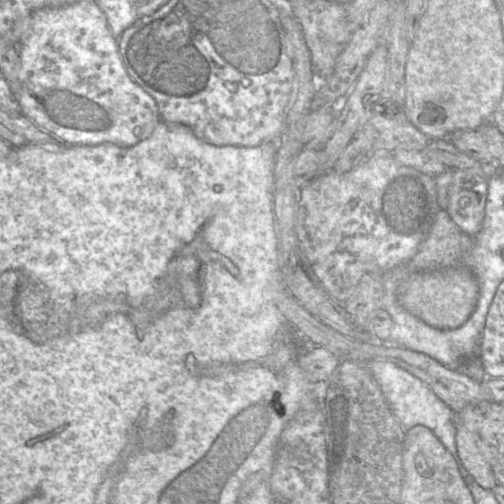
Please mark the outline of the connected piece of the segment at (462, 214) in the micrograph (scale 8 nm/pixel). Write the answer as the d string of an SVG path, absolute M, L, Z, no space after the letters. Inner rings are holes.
M453 171L447 212L462 233L475 237L482 229L488 193L488 180L474 171Z

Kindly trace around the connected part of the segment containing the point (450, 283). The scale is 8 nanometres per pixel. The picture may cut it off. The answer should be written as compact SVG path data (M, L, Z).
M461 266L416 273L397 288L398 302L405 310L429 326L445 330L460 327L474 311L478 297L476 277Z

